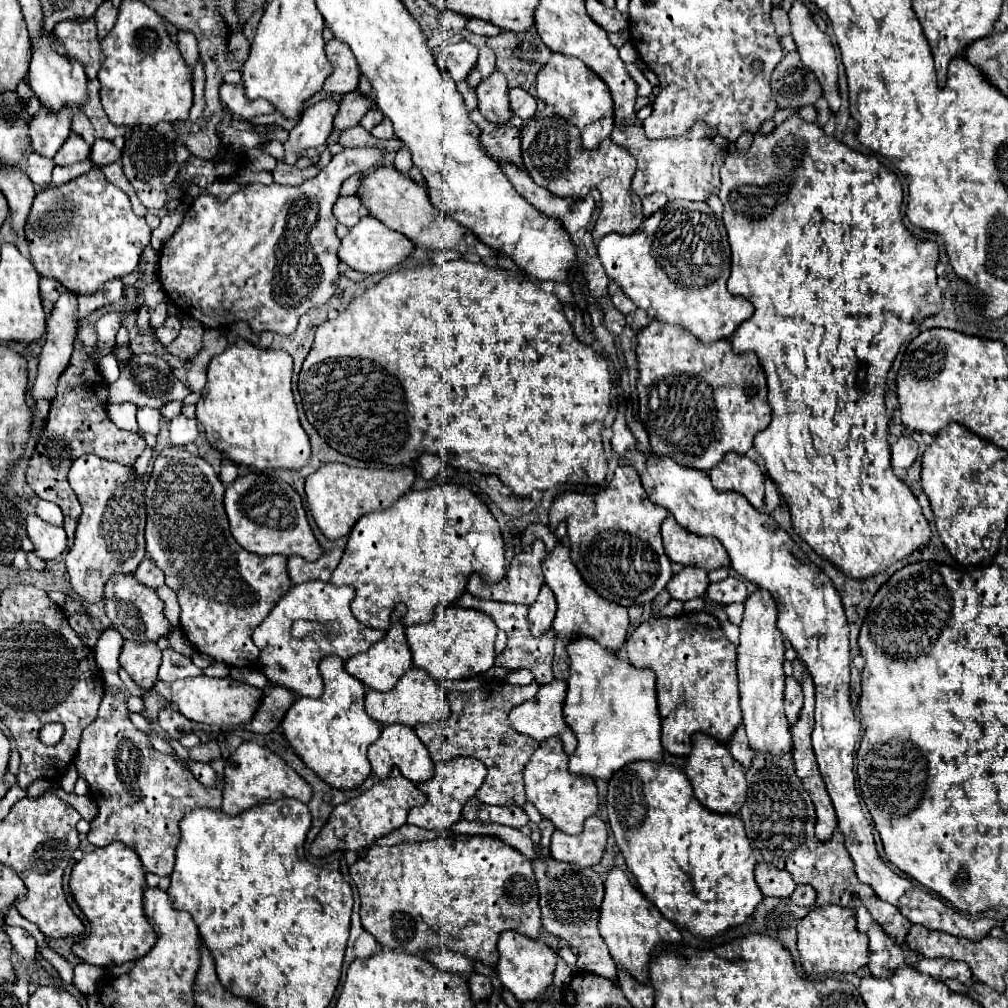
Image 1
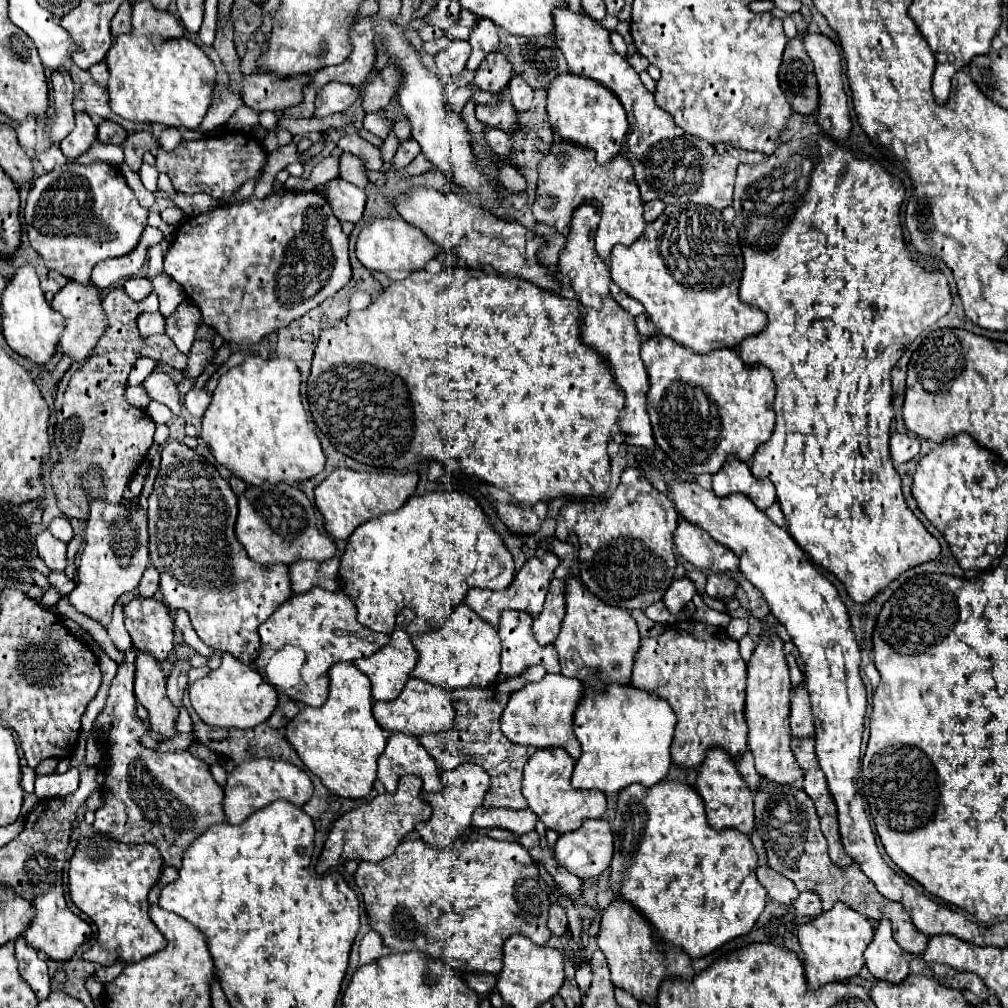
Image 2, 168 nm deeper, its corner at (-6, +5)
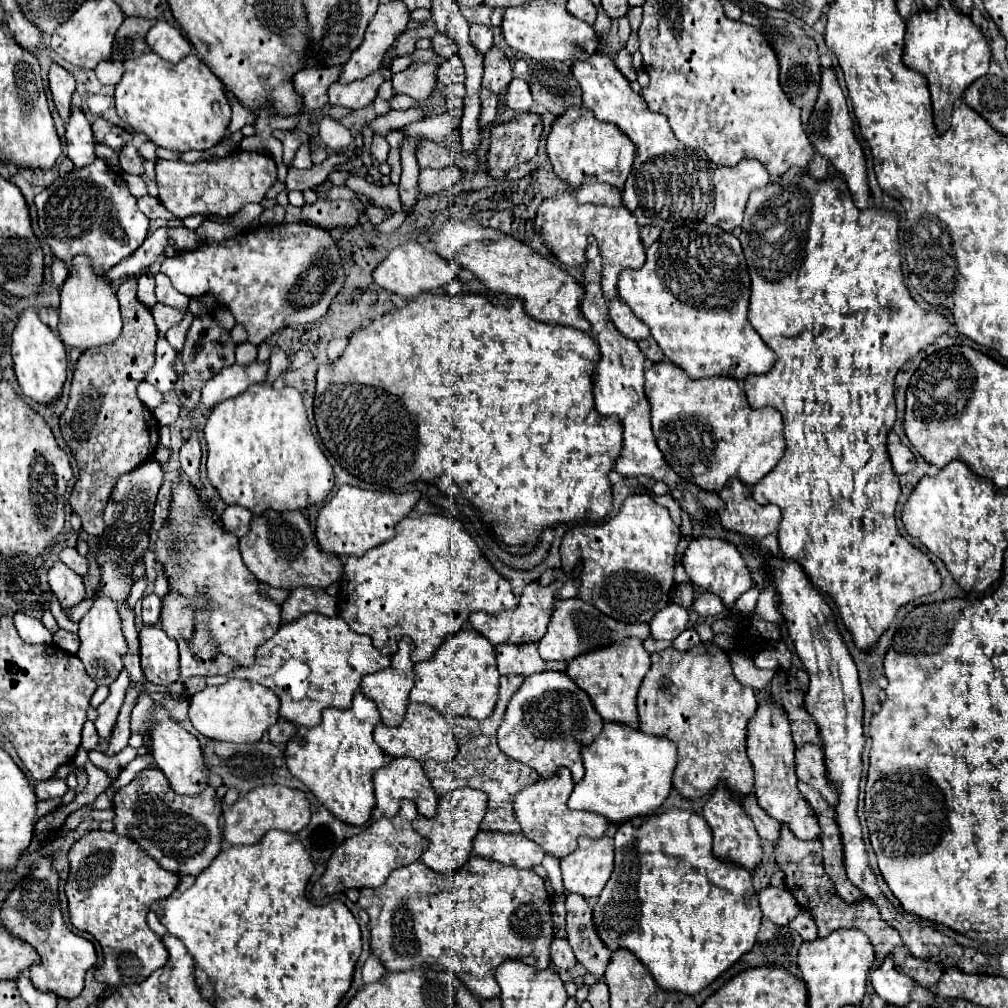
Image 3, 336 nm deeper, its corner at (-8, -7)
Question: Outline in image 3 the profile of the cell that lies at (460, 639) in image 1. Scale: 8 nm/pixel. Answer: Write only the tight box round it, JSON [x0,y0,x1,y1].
[410,628,500,720]

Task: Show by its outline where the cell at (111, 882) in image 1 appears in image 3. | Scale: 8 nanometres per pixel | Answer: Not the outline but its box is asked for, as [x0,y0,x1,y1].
[66,830,178,986]

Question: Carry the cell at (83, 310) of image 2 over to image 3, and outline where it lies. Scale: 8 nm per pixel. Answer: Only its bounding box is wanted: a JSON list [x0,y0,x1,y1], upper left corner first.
[58,256,122,352]

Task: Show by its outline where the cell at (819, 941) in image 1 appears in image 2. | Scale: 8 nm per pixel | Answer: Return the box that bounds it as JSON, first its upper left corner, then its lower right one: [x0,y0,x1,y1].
[798,904,874,990]

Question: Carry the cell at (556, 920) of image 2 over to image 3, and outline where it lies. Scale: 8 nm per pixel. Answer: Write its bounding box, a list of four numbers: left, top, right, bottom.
[552,938,576,970]

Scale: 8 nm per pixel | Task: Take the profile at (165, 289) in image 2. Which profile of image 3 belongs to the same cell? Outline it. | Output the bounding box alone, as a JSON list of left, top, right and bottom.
[156,272,190,312]

